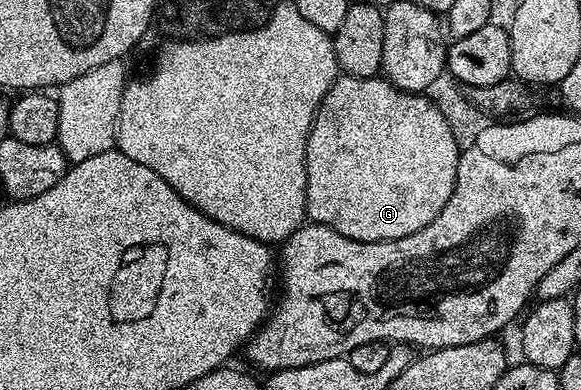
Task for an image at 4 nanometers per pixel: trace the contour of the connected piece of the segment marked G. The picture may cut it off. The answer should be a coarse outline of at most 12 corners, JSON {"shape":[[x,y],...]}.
{"shape":[[342,74],[305,146],[306,216],[419,233],[462,150],[424,93]]}

